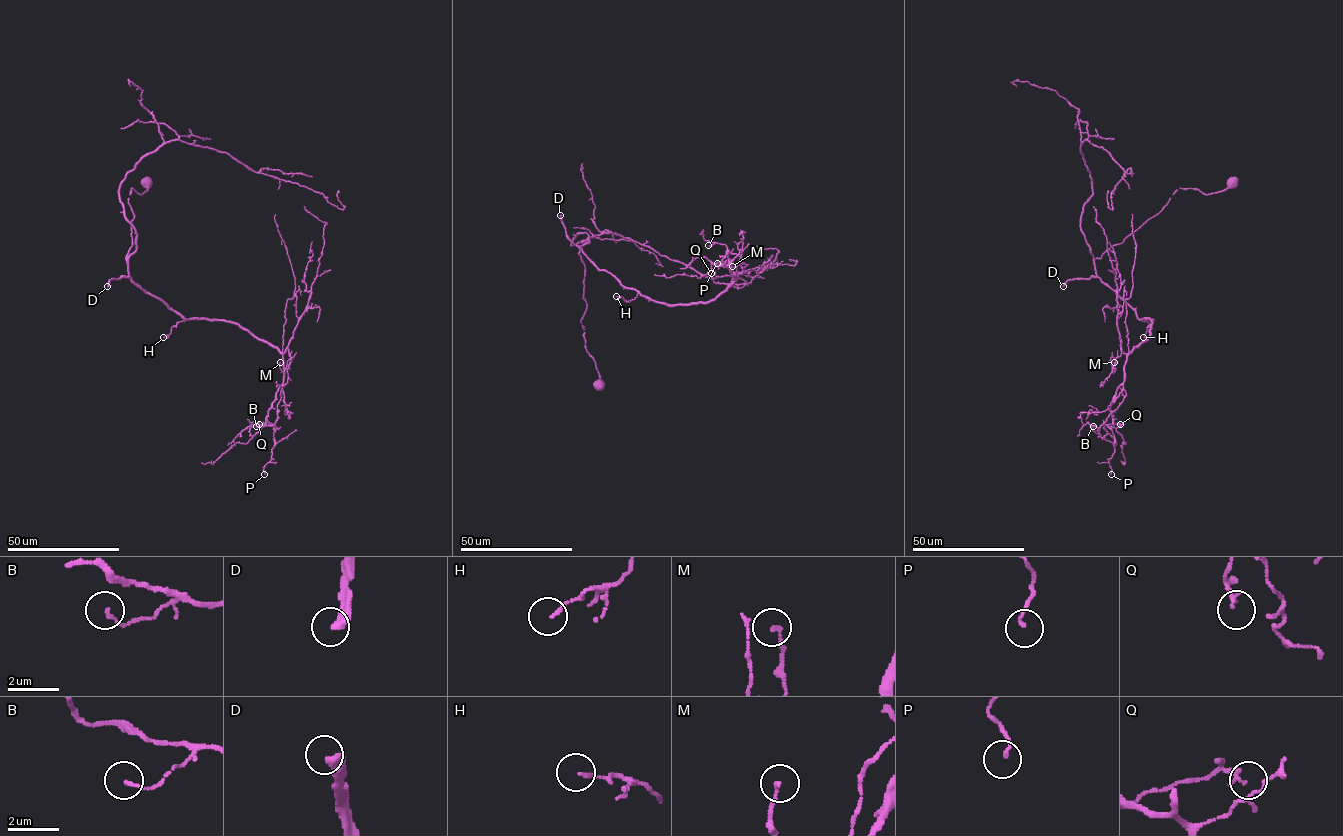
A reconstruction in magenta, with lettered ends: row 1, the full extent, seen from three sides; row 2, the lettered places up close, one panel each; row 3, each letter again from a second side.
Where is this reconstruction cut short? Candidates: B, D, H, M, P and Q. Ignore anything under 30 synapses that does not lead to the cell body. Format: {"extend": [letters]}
{"extend": ["D"]}

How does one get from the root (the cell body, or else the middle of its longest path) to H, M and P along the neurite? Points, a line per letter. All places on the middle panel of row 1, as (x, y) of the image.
H: (599, 385), (581, 323), (586, 302), (579, 246), (599, 269), (638, 292), (629, 301), (616, 296)
M: (599, 385), (581, 323), (586, 302), (579, 246), (623, 285), (672, 305), (715, 299), (746, 265), (732, 266)
P: (599, 385), (579, 247), (672, 305), (722, 294), (736, 277), (717, 263)

